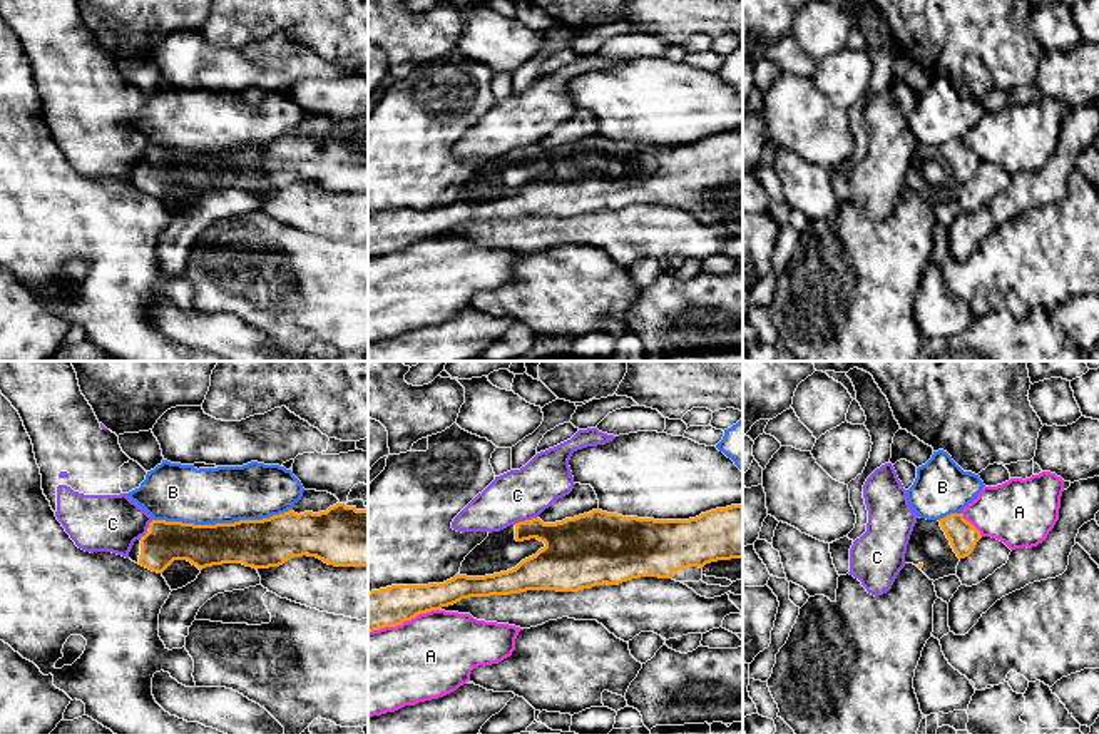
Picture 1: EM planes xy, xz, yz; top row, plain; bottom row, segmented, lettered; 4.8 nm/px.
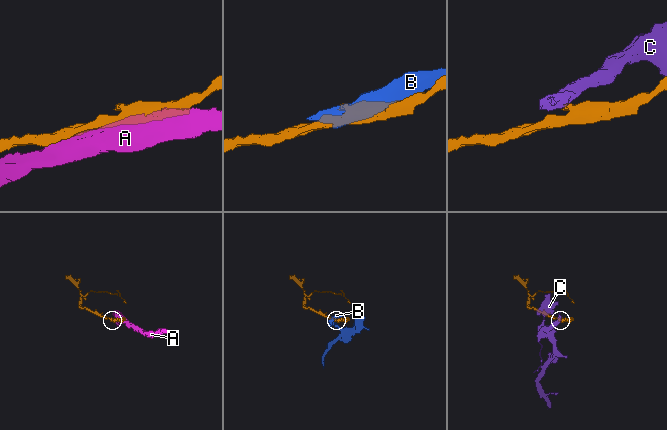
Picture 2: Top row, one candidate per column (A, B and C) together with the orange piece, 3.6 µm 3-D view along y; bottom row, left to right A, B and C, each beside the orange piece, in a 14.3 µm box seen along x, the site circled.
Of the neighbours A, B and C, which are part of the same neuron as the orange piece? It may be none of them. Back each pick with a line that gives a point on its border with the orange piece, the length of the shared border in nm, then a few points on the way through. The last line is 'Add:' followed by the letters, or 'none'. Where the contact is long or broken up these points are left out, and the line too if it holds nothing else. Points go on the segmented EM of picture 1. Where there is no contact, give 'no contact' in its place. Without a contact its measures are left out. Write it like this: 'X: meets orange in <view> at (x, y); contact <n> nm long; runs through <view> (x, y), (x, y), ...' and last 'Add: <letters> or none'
Add: none

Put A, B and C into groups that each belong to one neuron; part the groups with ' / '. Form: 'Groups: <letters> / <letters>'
Groups: A / B / C

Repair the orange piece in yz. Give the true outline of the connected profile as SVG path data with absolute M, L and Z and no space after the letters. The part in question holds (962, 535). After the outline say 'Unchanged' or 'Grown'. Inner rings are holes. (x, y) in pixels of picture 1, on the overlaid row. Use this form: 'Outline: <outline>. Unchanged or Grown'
Outline: M950 513L940 520L917 518L910 535L905 563L917 565L930 580L957 573L957 565L969 557L980 532L964 518Z. Grown

